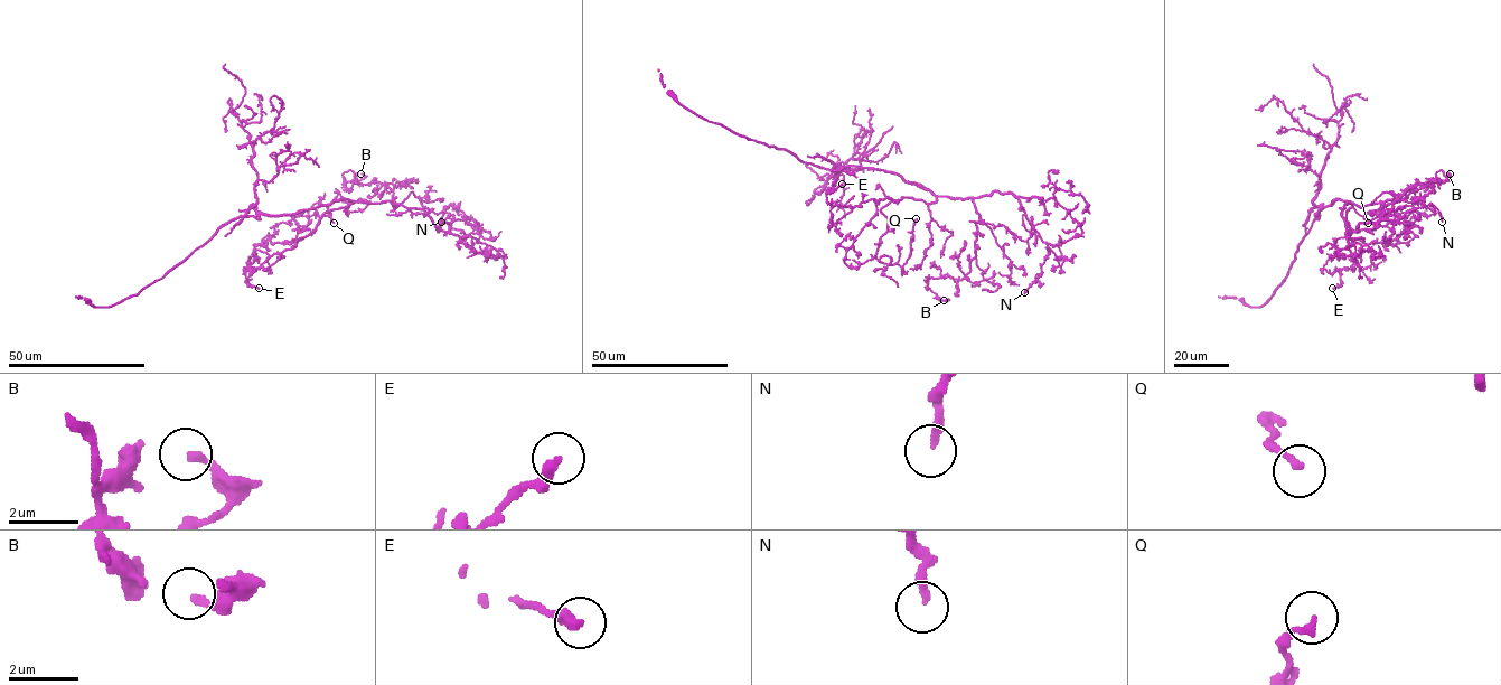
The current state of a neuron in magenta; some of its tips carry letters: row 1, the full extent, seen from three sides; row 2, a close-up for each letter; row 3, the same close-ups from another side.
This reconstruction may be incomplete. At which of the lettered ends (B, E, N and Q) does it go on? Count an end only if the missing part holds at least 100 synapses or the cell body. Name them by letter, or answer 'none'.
none

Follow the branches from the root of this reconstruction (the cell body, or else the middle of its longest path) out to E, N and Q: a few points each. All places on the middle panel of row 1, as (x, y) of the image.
E: (880, 170), (927, 188), (936, 200), (884, 198), (853, 207), (827, 203), (826, 193), (842, 184)
N: (880, 170), (897, 174), (939, 196), (969, 198), (994, 191), (1013, 195), (1049, 250), (1040, 274), (1024, 292)
Q: (880, 170), (936, 198), (903, 197), (881, 208), (888, 230), (880, 261), (906, 262), (916, 218)

